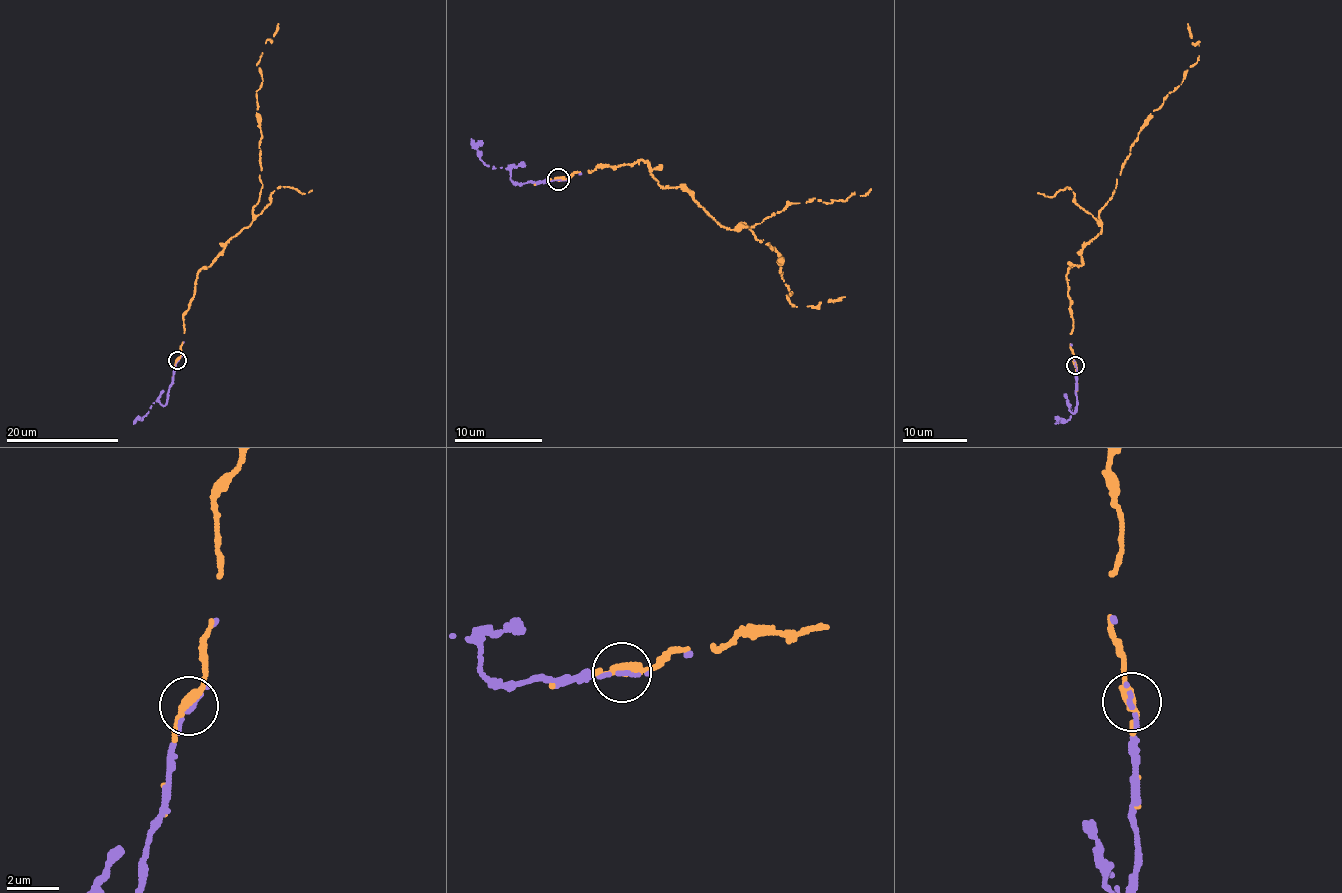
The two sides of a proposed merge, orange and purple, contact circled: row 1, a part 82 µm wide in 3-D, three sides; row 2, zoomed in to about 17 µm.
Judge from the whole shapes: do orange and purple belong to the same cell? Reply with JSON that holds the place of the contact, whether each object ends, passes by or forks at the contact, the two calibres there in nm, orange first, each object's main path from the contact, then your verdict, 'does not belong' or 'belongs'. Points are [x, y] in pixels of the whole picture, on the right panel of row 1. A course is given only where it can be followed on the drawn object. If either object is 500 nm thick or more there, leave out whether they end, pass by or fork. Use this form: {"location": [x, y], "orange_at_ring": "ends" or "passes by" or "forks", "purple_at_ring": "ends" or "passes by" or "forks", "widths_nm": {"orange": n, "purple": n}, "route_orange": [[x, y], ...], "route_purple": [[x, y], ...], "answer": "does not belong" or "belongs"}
{"location": [1075, 365], "orange_at_ring": "passes by", "purple_at_ring": "ends", "widths_nm": {"orange": 320, "purple": 180}, "route_orange": [[1075, 364], [1068, 269], [1081, 266], [1082, 248], [1101, 232], [1099, 212], [1145, 119], [1198, 61], [1187, 24]], "route_purple": [[1074, 364], [1076, 411], [1072, 413], [1070, 405], [1071, 413], [1068, 420], [1059, 418], [1054, 424]], "answer": "belongs"}

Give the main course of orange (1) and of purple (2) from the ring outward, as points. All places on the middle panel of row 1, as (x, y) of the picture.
1: (557, 179), (646, 161), (658, 184), (688, 191), (723, 227), (741, 222), (774, 247), (791, 305), (845, 297)
2: (559, 179), (514, 183), (508, 169), (493, 168), (482, 161), (478, 145), (470, 138)

